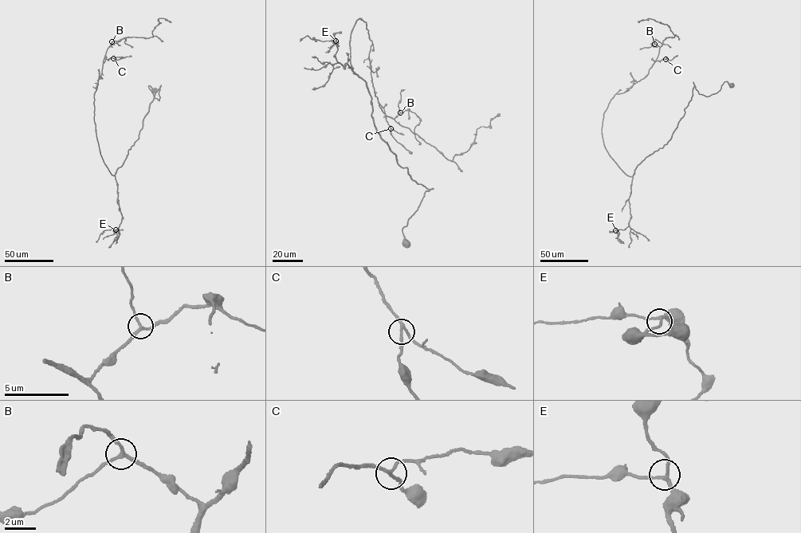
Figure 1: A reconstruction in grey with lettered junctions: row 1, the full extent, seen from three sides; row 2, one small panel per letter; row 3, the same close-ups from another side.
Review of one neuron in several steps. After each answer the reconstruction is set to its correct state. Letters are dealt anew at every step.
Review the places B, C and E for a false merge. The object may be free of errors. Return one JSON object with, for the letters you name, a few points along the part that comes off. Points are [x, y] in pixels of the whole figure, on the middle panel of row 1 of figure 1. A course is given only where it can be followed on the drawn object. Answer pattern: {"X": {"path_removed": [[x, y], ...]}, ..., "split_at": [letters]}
{"split_at": []}

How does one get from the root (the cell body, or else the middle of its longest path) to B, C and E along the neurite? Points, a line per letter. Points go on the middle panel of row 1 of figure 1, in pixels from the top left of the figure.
B: (405, 244), (429, 190), (374, 127), (350, 60), (359, 19), (379, 106), (400, 112)
C: (405, 244), (402, 229), (429, 190), (374, 127), (366, 82), (350, 60), (359, 18), (390, 128)
E: (405, 244), (402, 229), (429, 190), (398, 165), (380, 136), (366, 82), (338, 62), (335, 41)

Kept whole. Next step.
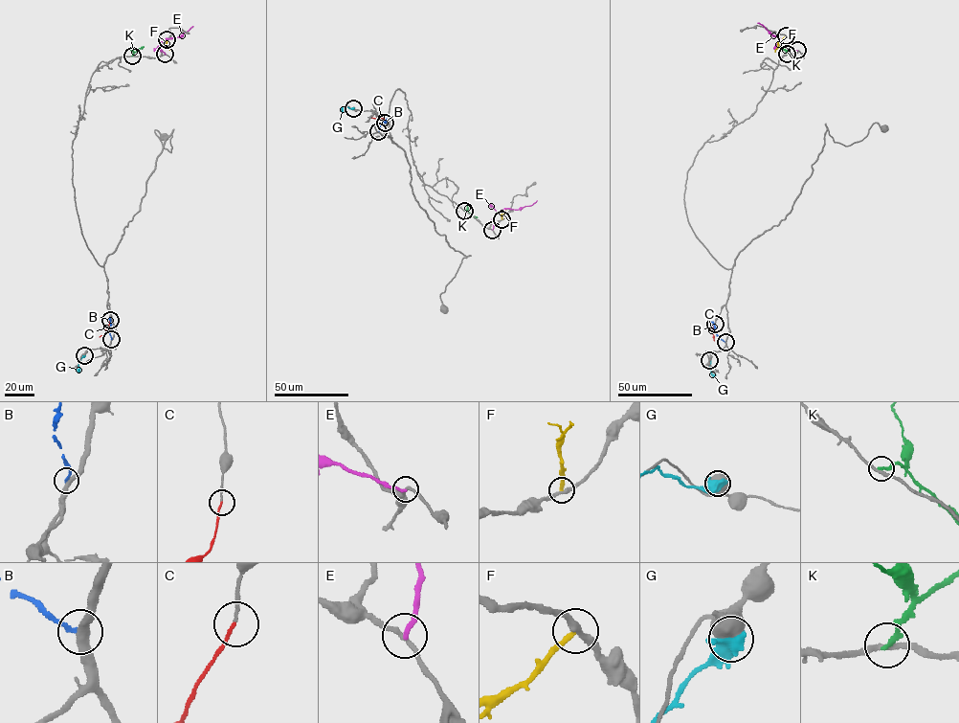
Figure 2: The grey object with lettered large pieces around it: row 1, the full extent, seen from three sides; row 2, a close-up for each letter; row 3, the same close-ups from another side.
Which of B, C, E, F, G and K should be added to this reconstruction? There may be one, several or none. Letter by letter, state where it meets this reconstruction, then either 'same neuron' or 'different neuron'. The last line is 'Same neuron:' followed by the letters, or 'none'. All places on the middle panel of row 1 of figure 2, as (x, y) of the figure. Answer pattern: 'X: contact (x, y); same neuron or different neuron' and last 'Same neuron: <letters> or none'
B: contact (378, 131); different neuron
C: contact (385, 123); same neuron
E: contact (492, 230); different neuron
F: contact (501, 219); different neuron
G: contact (353, 108); different neuron
K: contact (464, 211); different neuron
Same neuron: C

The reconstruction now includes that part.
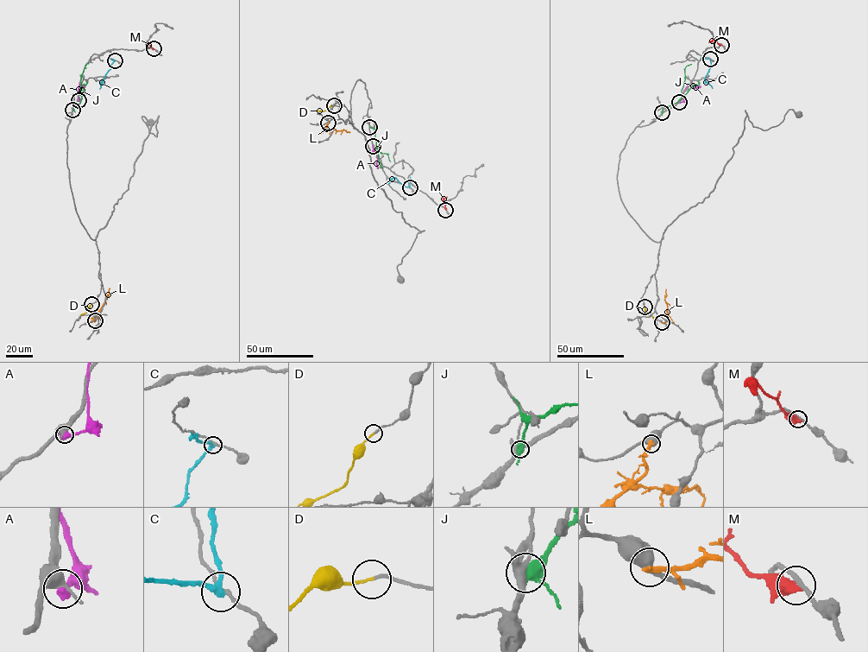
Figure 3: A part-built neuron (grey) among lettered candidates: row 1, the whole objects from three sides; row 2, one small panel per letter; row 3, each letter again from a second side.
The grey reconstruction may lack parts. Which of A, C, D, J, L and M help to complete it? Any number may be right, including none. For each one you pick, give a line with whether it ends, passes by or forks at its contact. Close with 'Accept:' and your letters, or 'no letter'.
D: it ends
Accept: D

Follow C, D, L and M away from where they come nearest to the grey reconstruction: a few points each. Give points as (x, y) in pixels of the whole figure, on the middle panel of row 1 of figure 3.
C: (410, 187), (404, 186), (394, 177), (386, 184)
D: (334, 105), (317, 111)
L: (328, 123), (328, 129), (349, 132)
M: (445, 209), (443, 200), (447, 196)

